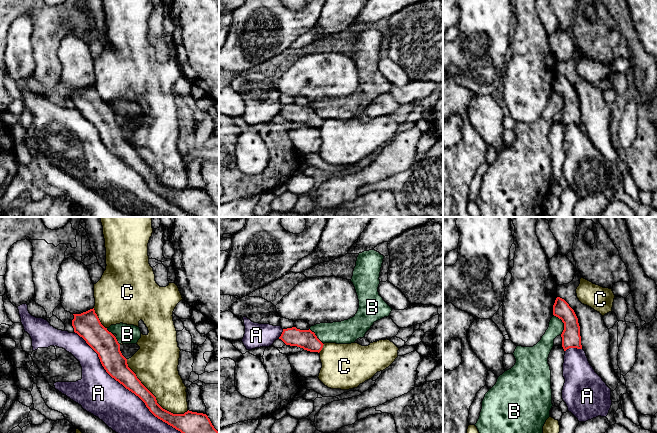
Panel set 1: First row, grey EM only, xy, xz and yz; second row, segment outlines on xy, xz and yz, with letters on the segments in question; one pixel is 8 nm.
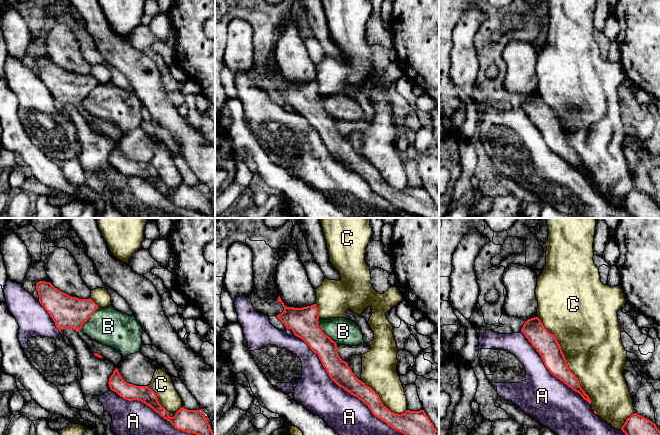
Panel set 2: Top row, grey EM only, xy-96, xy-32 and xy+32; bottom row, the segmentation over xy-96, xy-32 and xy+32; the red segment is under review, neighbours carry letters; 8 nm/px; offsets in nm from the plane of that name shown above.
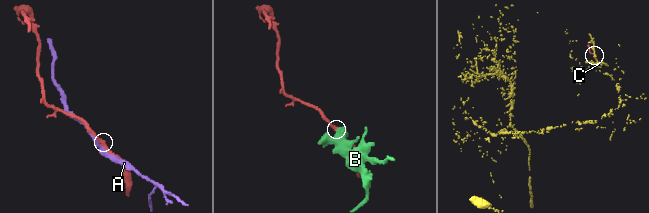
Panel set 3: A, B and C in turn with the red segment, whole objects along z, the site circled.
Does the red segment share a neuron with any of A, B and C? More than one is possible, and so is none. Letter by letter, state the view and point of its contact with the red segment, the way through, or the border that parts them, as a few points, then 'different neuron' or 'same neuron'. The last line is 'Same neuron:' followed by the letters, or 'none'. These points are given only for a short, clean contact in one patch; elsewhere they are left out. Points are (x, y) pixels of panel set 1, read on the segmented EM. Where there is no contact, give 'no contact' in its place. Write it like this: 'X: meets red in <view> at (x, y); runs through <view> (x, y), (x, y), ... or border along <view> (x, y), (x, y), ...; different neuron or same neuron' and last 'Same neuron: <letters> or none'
A: meets red in xy at (124, 386); different neuron
B: meets red in yz at (563, 322); border along yz (553, 314), (563, 323), (561, 334); different neuron
C: meets red in xy at (154, 396); different neuron
Same neuron: none

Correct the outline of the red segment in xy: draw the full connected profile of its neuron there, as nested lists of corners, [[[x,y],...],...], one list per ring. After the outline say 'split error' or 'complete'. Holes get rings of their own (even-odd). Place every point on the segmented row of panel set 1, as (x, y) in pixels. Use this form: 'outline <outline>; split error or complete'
outline [[[94,308],[73,315],[74,332],[98,354],[106,372],[138,396],[155,417],[181,433],[219,433],[206,414],[189,410],[184,414],[173,414],[163,409],[157,403],[156,397],[128,367],[127,359],[122,355],[116,337],[101,324]]]; complete

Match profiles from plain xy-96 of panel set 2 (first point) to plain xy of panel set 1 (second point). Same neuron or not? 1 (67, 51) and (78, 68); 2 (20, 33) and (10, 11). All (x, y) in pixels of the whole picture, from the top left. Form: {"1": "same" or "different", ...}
{"1": "same", "2": "different"}

